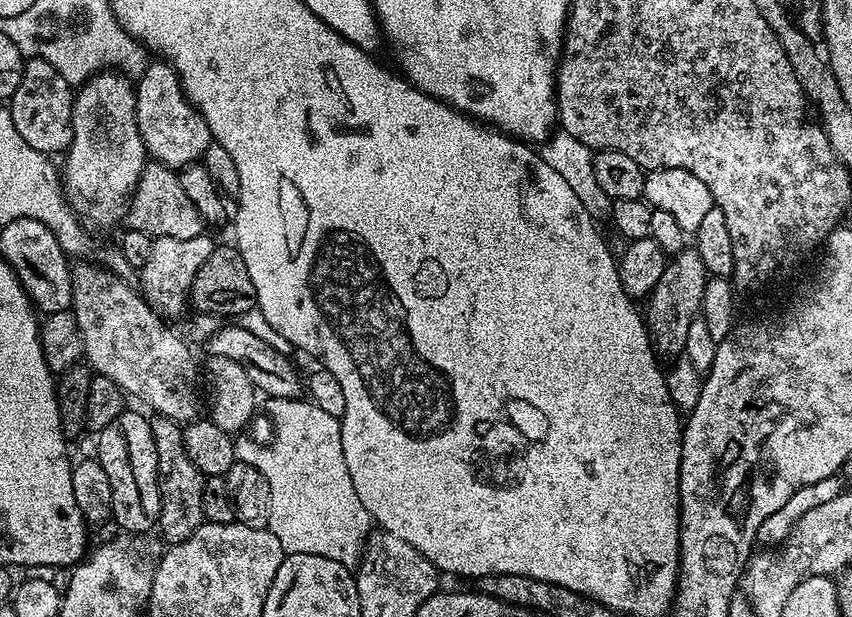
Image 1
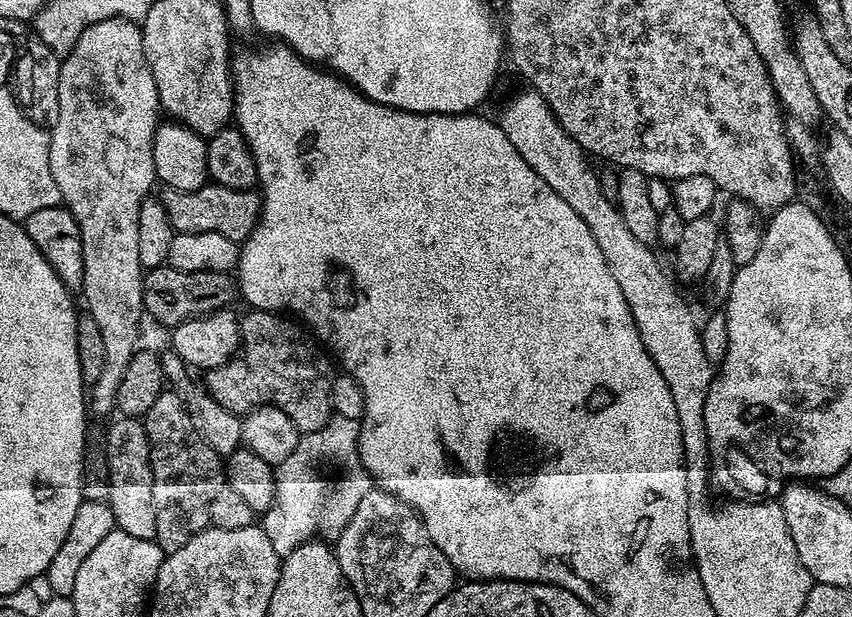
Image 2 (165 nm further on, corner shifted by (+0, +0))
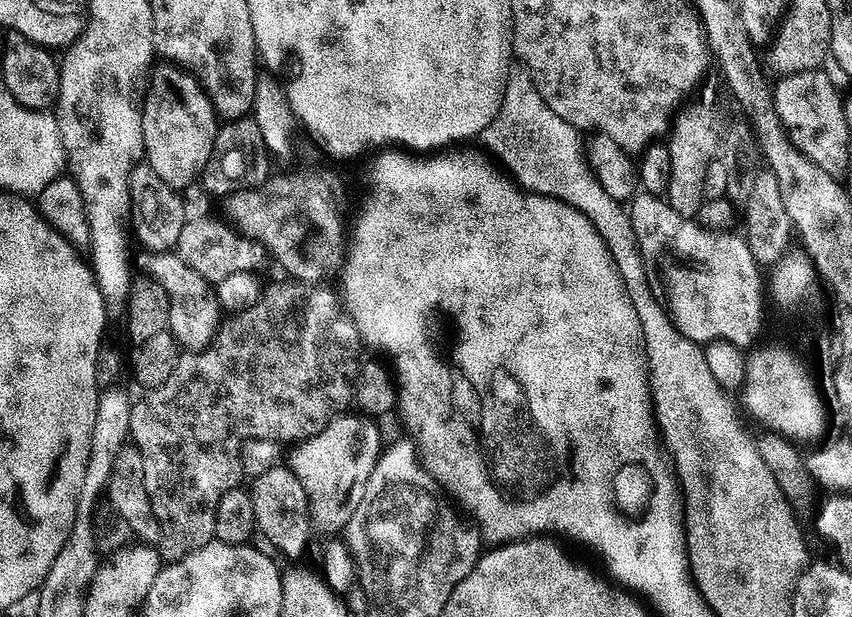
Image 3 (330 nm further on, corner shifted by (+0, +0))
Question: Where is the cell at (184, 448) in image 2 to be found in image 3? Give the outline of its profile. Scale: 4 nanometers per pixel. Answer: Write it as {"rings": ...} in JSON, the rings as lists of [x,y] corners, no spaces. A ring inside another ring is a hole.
{"rings":[[[291,278],[283,279],[284,280],[278,281],[277,284],[270,285],[269,288],[267,285],[267,287],[261,291],[260,297],[258,297],[257,300],[250,306],[246,306],[246,310],[229,315],[227,319],[221,323],[220,327],[216,329],[214,338],[204,348],[198,349],[197,352],[185,351],[182,355],[180,355],[178,362],[174,366],[174,370],[170,370],[170,378],[166,378],[166,382],[162,382],[162,386],[147,389],[147,391],[143,393],[144,397],[142,397],[140,401],[137,399],[132,405],[132,409],[130,410],[130,430],[128,431],[128,435],[130,437],[131,447],[136,448],[138,450],[138,454],[142,456],[142,482],[146,486],[146,498],[150,498],[150,510],[154,510],[154,518],[158,518],[158,530],[160,531],[158,551],[161,561],[171,562],[174,560],[184,560],[186,558],[186,554],[190,554],[194,550],[198,550],[202,546],[206,546],[212,539],[214,539],[212,535],[212,531],[214,530],[214,514],[218,510],[218,502],[222,498],[222,494],[226,494],[230,490],[241,487],[242,481],[245,479],[244,467],[240,461],[240,454],[244,445],[247,444],[249,440],[270,440],[281,446],[295,446],[299,444],[300,441],[309,440],[309,438],[311,438],[314,434],[318,434],[318,430],[322,430],[326,427],[327,424],[332,421],[333,416],[343,413],[345,409],[347,409],[344,407],[346,407],[347,404],[351,405],[353,403],[354,381],[360,372],[360,365],[362,363],[362,355],[360,356],[362,341],[360,339],[360,335],[358,334],[358,330],[354,326],[354,322],[350,317],[348,317],[348,311],[344,309],[341,297],[337,295],[337,293],[335,296],[330,289],[324,288],[328,286],[321,286],[319,283],[305,284],[299,280],[293,280]]]}

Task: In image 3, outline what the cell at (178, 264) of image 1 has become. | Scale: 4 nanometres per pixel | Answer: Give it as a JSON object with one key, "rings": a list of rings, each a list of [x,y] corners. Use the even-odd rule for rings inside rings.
{"rings":[[[200,216],[197,220],[185,219],[182,234],[178,234],[174,249],[176,255],[184,259],[190,270],[198,270],[198,274],[202,274],[202,278],[209,282],[225,280],[231,275],[255,273],[255,268],[266,260],[263,245],[257,240],[251,240],[249,236],[244,236],[223,219],[220,220],[215,220],[212,216]]]}

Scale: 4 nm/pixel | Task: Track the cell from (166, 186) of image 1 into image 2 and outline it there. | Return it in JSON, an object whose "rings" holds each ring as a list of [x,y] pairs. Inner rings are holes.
{"rings":[[[211,182],[204,184],[198,190],[174,190],[164,188],[162,192],[164,209],[172,223],[173,233],[186,234],[222,234],[222,238],[242,242],[256,228],[260,221],[260,201],[262,199],[256,190],[230,190],[221,184]]]}

